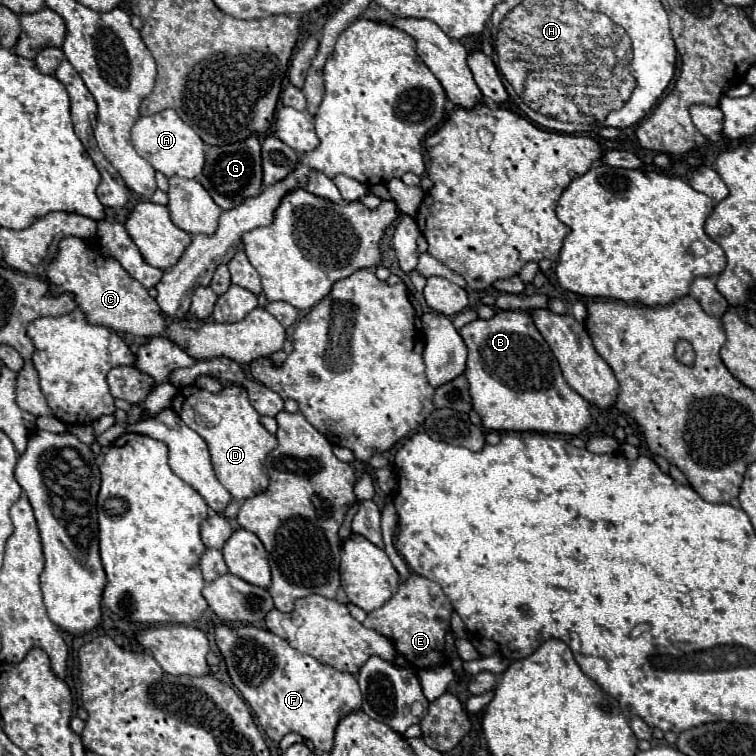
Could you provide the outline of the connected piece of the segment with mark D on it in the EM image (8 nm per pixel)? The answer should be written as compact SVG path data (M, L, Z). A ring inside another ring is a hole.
M195 385L181 387L171 401L171 409L185 421L185 425L205 439L215 475L233 499L245 501L267 489L269 475L265 469L265 457L277 447L277 437L261 425L261 417L253 409L245 387L225 385L219 393L211 393Z

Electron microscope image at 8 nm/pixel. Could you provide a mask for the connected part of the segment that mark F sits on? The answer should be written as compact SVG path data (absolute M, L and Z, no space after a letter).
M215 625L215 643L225 659L233 685L241 691L259 719L259 725L271 741L281 741L287 733L299 733L329 751L333 733L341 717L361 709L361 691L355 675L337 671L335 667L293 649L283 637L247 625Z

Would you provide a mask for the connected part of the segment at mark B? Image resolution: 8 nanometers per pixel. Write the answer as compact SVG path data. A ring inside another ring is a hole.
M497 311L493 319L475 319L469 325L461 327L459 335L469 349L465 377L469 381L473 411L481 417L481 423L487 431L537 431L579 435L591 423L587 401L567 385L557 359L553 357L549 345L537 331L527 311Z

